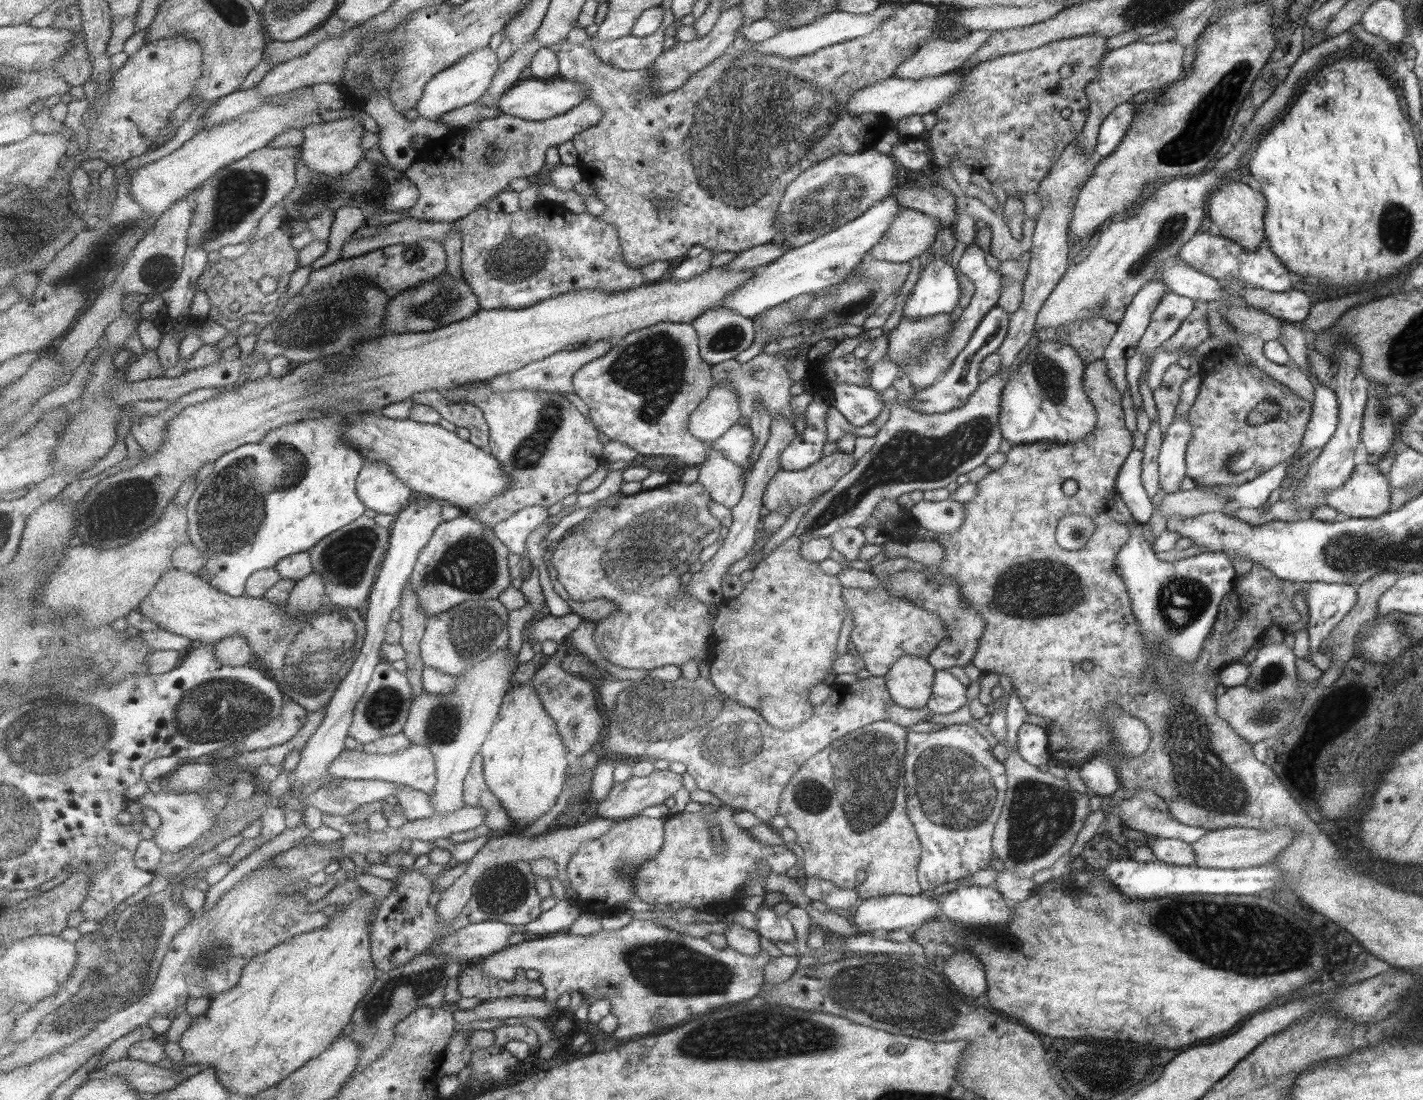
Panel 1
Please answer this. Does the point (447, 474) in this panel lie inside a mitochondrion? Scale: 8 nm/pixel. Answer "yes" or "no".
no

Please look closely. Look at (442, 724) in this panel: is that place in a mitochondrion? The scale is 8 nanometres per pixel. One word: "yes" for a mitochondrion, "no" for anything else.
yes

